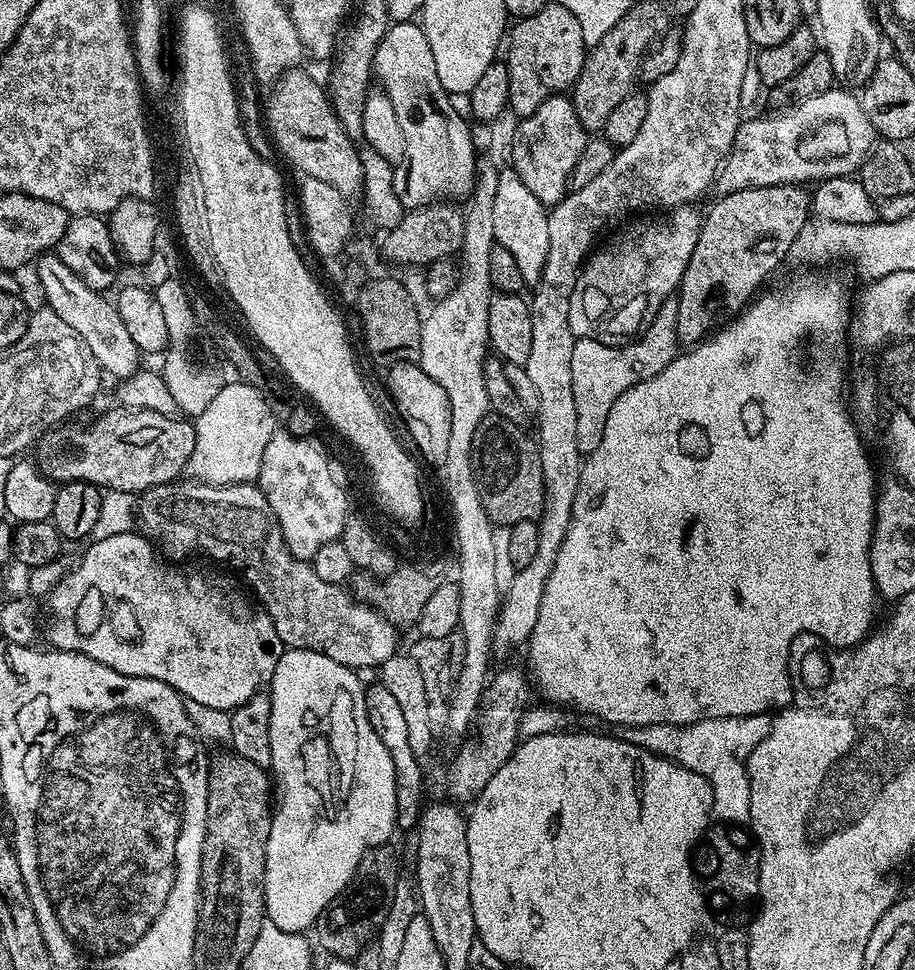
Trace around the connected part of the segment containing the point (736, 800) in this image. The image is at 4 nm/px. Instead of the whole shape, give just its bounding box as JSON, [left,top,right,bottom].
[618,712,769,826]

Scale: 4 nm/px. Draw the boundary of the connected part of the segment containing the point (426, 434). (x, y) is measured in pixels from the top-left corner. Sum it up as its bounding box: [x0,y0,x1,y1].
[387,362,451,465]

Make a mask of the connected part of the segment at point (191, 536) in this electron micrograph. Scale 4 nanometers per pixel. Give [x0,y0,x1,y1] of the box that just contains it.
[138,478,397,670]

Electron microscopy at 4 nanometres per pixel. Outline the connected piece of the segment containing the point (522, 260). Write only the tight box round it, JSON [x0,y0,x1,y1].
[494,166,550,286]

